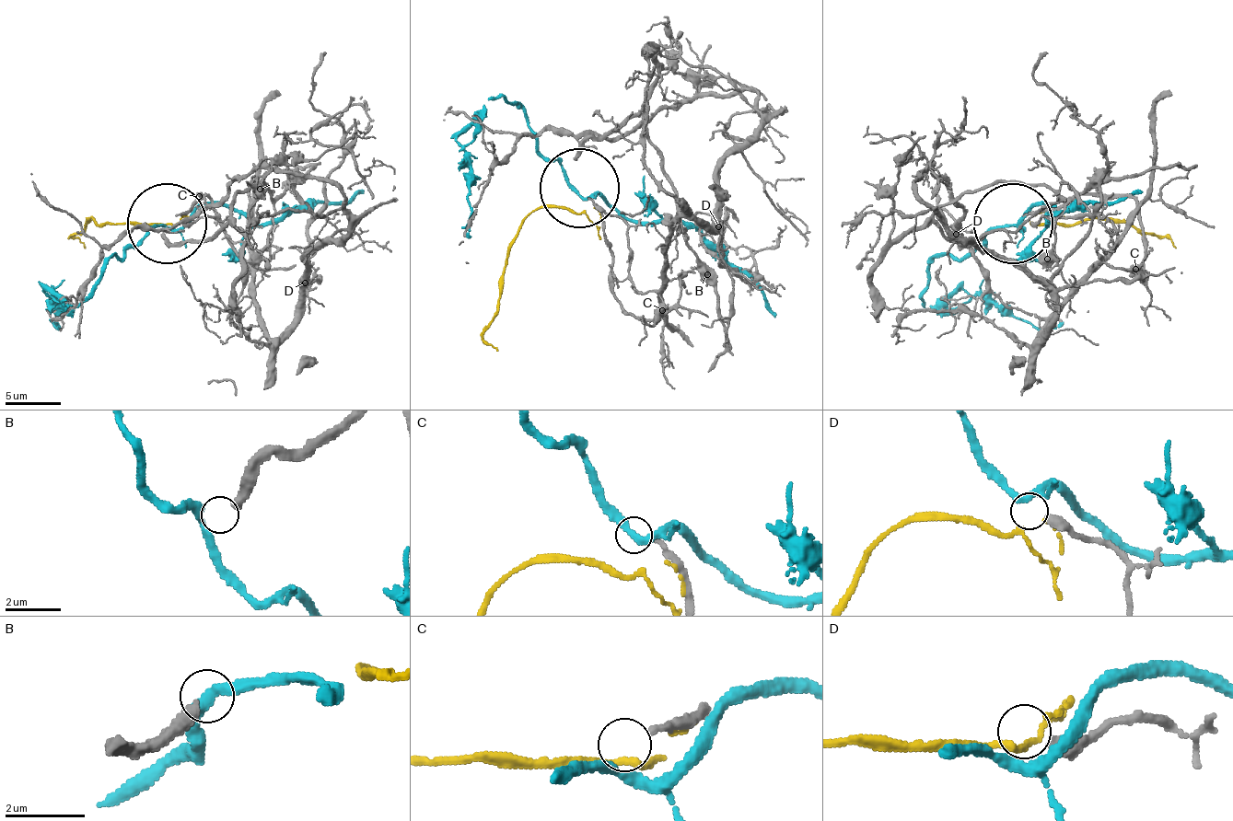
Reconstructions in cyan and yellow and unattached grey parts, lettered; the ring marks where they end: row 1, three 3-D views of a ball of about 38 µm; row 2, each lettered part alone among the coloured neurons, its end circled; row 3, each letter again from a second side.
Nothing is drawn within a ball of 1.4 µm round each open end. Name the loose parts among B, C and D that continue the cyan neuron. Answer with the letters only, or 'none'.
none

